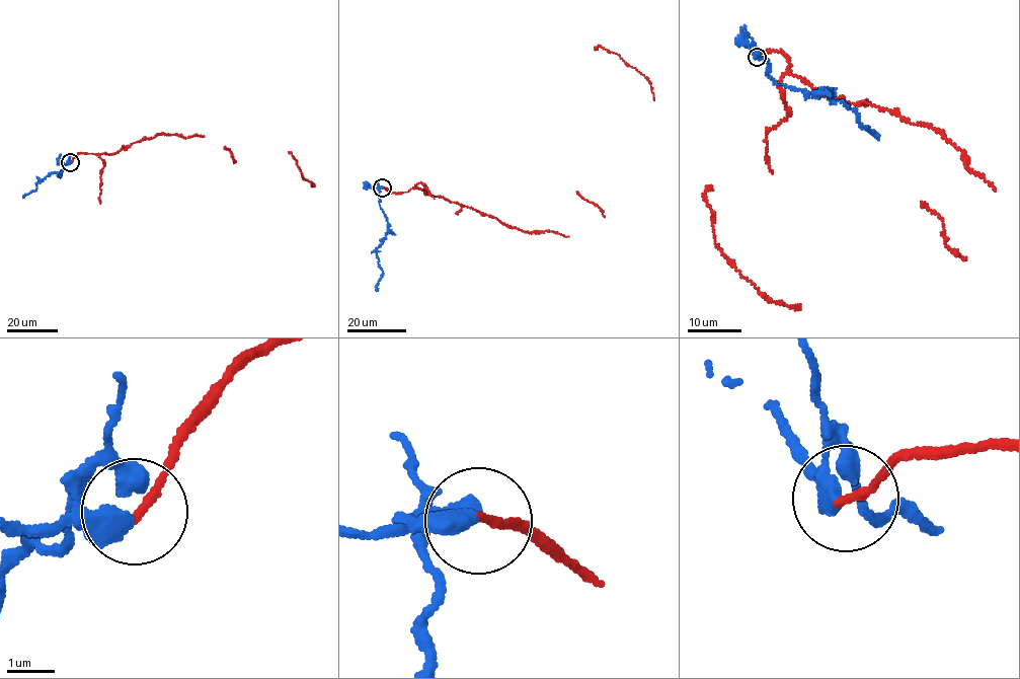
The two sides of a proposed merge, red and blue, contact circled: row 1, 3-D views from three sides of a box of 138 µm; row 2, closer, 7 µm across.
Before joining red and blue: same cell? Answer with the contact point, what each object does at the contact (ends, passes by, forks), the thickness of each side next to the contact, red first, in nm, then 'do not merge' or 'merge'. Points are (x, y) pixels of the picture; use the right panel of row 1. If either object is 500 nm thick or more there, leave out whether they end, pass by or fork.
place (757, 57); red ends; blue ends; calibres 180 and 440 nm; do not merge

